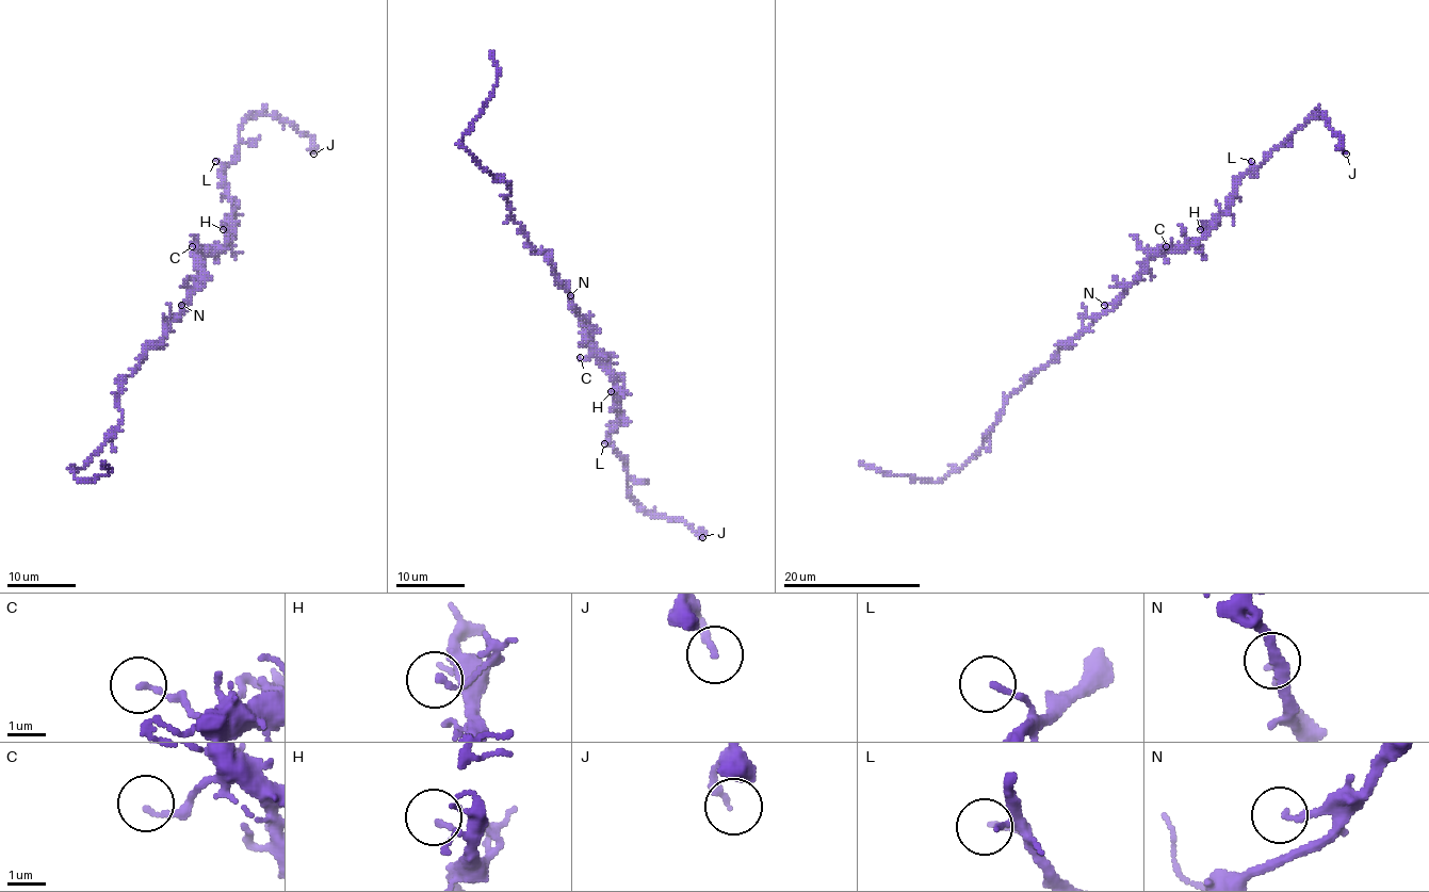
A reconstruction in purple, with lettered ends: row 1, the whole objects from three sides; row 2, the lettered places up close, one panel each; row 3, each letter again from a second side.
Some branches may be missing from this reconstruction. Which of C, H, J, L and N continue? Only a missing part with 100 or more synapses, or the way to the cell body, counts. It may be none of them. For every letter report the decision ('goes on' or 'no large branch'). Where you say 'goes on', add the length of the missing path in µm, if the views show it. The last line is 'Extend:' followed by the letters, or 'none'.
C: no large branch
H: no large branch
J: no large branch
L: no large branch
N: no large branch
Extend: none

